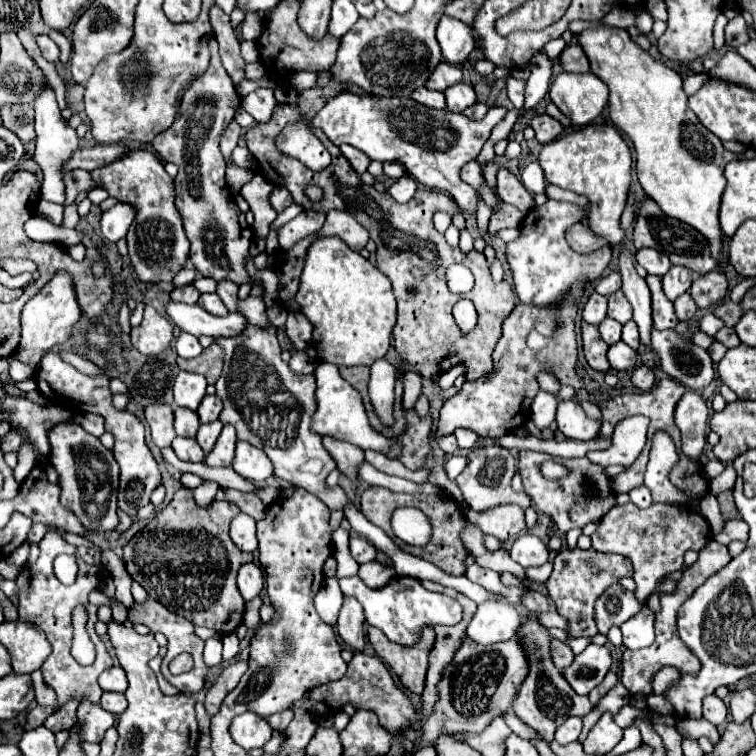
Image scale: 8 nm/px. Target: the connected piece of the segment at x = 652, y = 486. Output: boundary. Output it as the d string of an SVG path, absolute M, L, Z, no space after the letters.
M655 432L652 447L649 452L649 462L644 475L644 485L651 490L653 502L681 502L681 504L693 504L697 506L697 500L685 498L671 482L669 472L679 462L679 452L667 432Z

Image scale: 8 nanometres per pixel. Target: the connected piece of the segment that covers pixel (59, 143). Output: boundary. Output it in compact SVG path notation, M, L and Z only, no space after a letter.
M47 86L47 90L43 90L43 94L39 94L39 98L35 98L33 104L35 110L35 132L37 132L37 148L35 148L35 162L41 166L43 170L43 186L41 186L41 198L55 202L55 204L65 204L65 166L71 158L71 154L79 148L79 138L77 132L61 118L57 100L53 90Z

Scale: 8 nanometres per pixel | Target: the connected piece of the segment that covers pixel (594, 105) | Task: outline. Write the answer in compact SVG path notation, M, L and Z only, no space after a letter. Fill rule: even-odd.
M561 72L553 80L549 96L575 126L587 126L607 106L609 90L595 74Z

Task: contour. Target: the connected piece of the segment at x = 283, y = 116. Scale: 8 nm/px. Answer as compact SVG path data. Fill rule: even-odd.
M279 106L273 112L273 118L265 124L255 124L245 134L245 142L249 152L255 154L261 172L267 180L273 184L285 186L293 200L301 204L305 210L317 210L317 212L329 212L333 208L343 208L349 214L353 214L371 234L371 238L377 244L377 268L391 280L393 292L399 306L397 324L393 330L395 346L401 356L401 360L409 366L413 366L417 372L423 372L427 380L433 380L433 376L439 376L443 372L449 372L453 366L463 364L465 366L465 380L473 382L477 378L489 376L493 372L493 350L501 338L501 324L515 308L515 292L507 282L495 284L489 274L489 264L483 252L461 252L461 248L453 248L447 244L445 236L435 230L433 226L433 214L439 210L445 212L457 212L455 200L451 200L447 194L439 190L419 188L417 194L407 202L399 204L395 202L389 192L377 192L373 186L367 186L361 182L359 174L353 170L353 166L347 162L347 158L341 154L341 150L323 134L323 130L315 130L325 144L325 148L331 154L331 164L321 170L313 172L299 160L291 160L275 150L275 136L283 126L289 122L295 122L299 118L299 112L295 106ZM307 184L317 184L323 188L325 196L319 204L313 204L305 198L303 188ZM451 264L463 264L467 266L475 276L475 286L471 292L459 296L449 292L445 270ZM413 268L423 270L423 280L415 280L411 274ZM459 298L475 300L475 308L479 312L479 324L469 334L463 334L459 326L453 320L453 304Z

